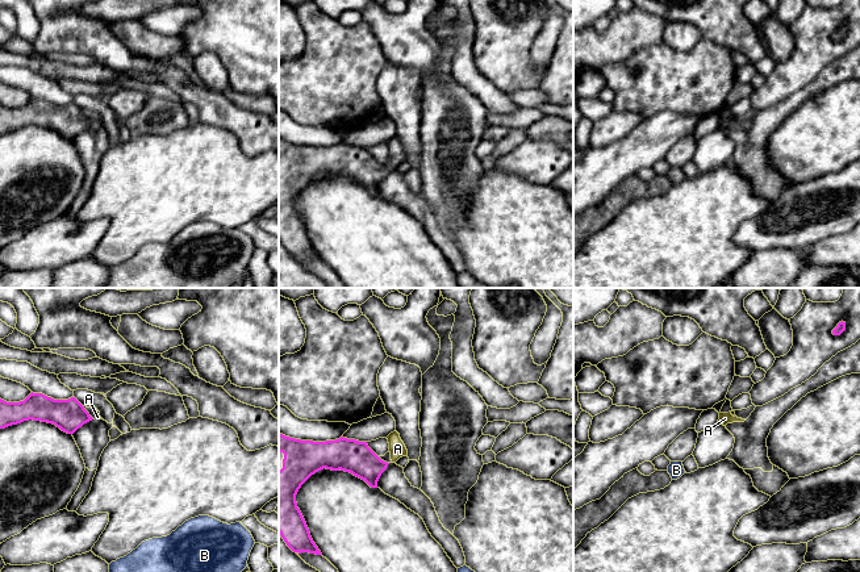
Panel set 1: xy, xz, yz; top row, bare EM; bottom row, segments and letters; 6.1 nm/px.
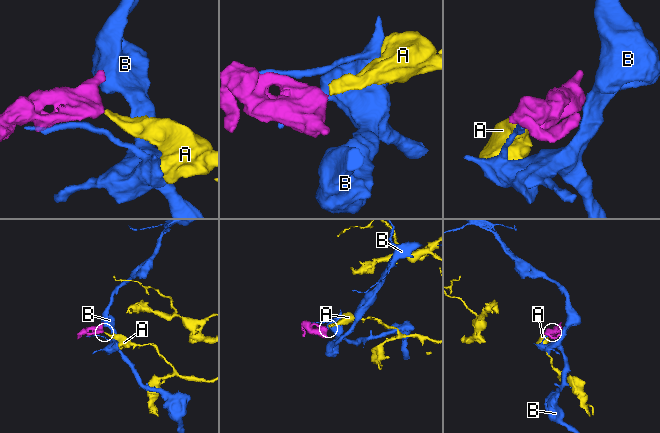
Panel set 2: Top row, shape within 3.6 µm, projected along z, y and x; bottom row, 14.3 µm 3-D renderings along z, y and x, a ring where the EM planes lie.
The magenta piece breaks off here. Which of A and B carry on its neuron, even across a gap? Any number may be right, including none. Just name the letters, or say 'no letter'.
A

